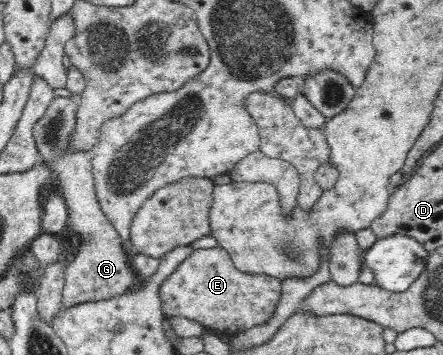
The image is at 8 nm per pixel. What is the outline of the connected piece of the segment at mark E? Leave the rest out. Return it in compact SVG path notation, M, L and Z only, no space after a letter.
M217 246L194 249L160 285L160 304L165 316L189 318L218 333L236 336L269 321L281 294L280 279L238 270L227 250Z

